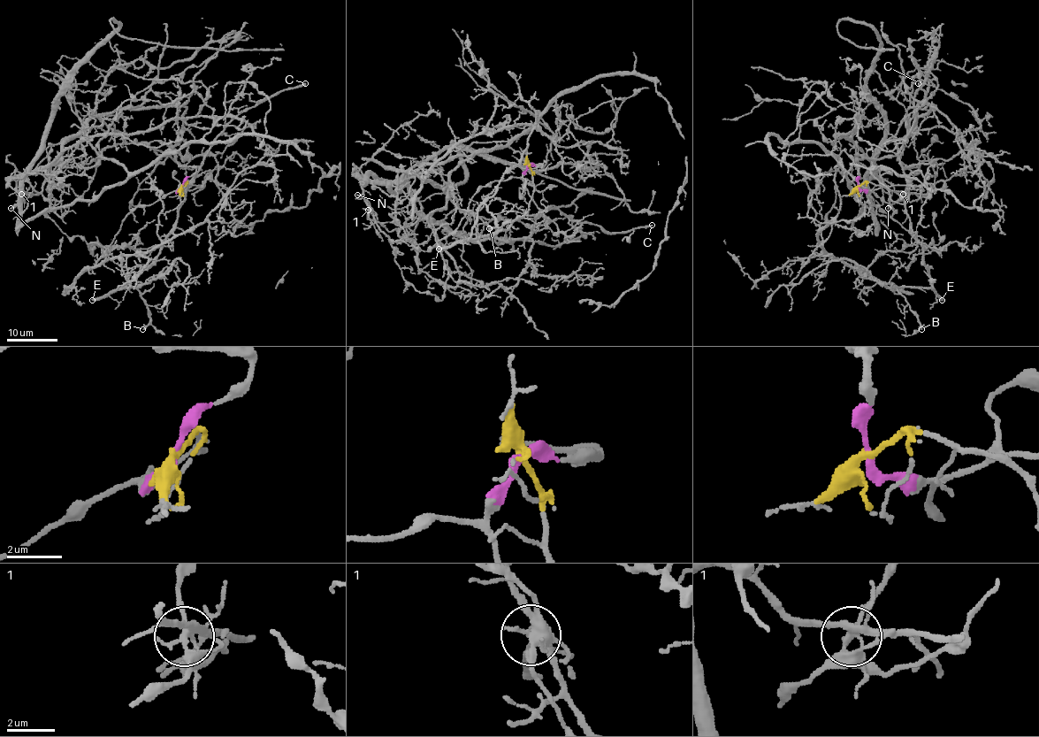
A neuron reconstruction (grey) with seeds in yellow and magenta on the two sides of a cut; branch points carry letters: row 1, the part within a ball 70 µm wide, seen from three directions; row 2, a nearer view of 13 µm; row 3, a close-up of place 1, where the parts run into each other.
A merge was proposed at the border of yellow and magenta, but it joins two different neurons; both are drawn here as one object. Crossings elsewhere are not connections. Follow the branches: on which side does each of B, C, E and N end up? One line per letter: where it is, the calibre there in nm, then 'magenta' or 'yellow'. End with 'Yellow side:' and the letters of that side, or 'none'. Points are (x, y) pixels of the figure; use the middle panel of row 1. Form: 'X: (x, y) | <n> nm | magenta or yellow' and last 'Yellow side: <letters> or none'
B: (489, 228) | 150 nm | yellow
C: (652, 225) | 240 nm | yellow
E: (439, 249) | 400 nm | yellow
N: (357, 195) | 280 nm | magenta
Yellow side: B, C, E

